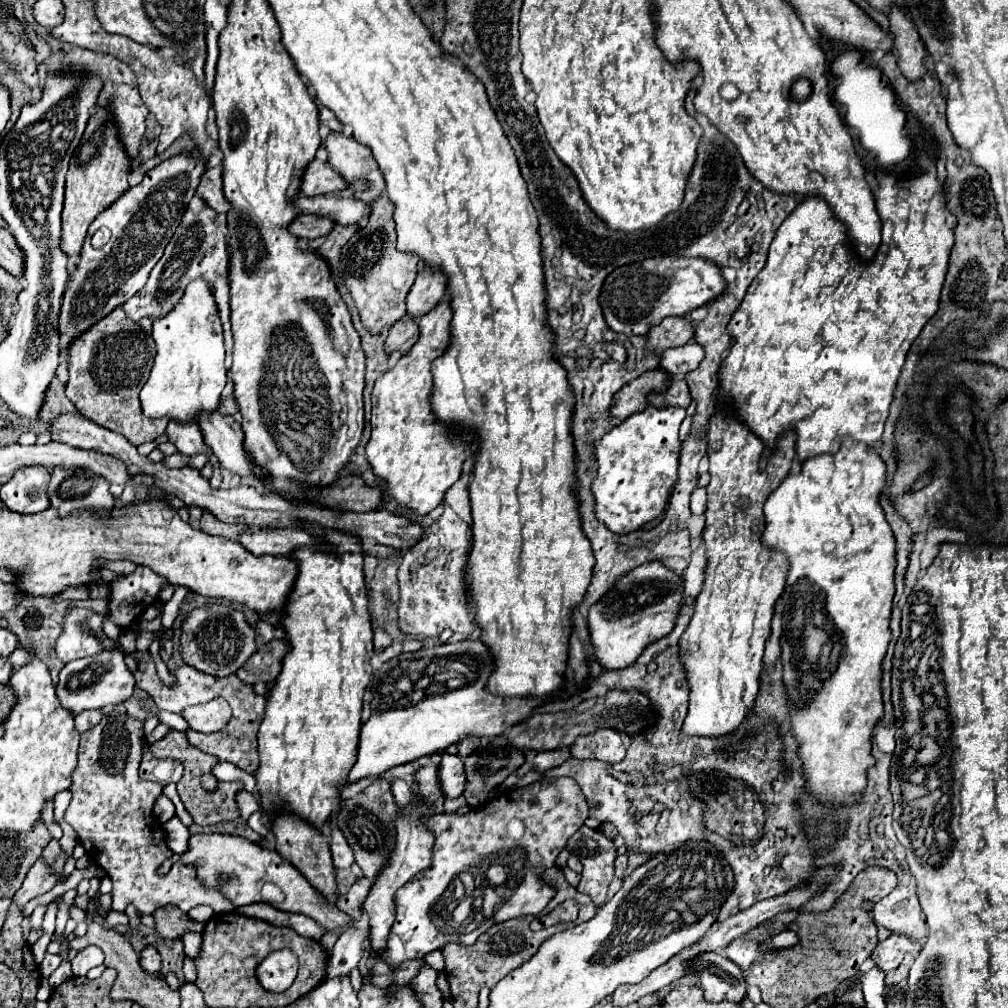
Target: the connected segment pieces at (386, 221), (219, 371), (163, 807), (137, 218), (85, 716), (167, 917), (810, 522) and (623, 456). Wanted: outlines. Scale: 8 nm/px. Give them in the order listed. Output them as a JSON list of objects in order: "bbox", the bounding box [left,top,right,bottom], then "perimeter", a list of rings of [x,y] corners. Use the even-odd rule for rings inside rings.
[{"bbox":[340,195,418,333],"perimeter":[[[380,195],[372,203],[372,215],[368,225],[362,227],[342,249],[340,257],[340,275],[344,285],[352,293],[352,299],[360,311],[362,325],[370,333],[386,331],[394,321],[406,315],[406,295],[414,285],[418,273],[418,255],[402,253],[396,249],[396,231],[394,231],[394,205],[386,195]]]},{"bbox":[140,279,226,423],"perimeter":[[[194,279],[188,283],[184,295],[172,311],[154,321],[152,337],[156,341],[158,355],[150,379],[140,393],[144,415],[152,419],[170,417],[186,423],[196,419],[202,411],[216,411],[220,393],[226,385],[224,329],[220,323],[218,303],[204,279]]]},{"bbox":[153,793,175,824],"perimeter":[[[163,793],[158,797],[153,807],[154,817],[162,824],[175,815],[175,806]]]},{"bbox":[58,151,206,361],"perimeter":[[[182,151],[150,169],[136,187],[130,187],[120,201],[104,209],[90,225],[80,261],[68,279],[58,317],[60,357],[64,361],[68,359],[68,349],[74,339],[78,339],[84,331],[88,331],[116,307],[124,305],[142,289],[148,273],[158,263],[164,247],[172,239],[174,229],[178,227],[186,205],[194,197],[198,179],[204,171],[206,165],[196,151]],[[102,227],[110,231],[110,239],[96,249],[92,245],[92,237]]]},{"bbox":[76,709,102,733],"perimeter":[[[92,709],[92,711],[82,711],[80,715],[76,715],[76,729],[80,733],[92,729],[94,725],[98,725],[102,719],[102,711],[100,709]]]},{"bbox":[152,905,204,939],"perimeter":[[[166,905],[164,909],[158,909],[156,913],[152,913],[152,917],[156,921],[156,931],[166,939],[182,939],[182,935],[188,931],[194,933],[204,931],[204,923],[190,919],[174,905]]]},{"bbox":[762,437,896,799],"perimeter":[[[852,437],[842,439],[842,447],[836,455],[816,455],[806,459],[800,465],[800,471],[790,471],[784,481],[768,495],[764,501],[764,515],[766,515],[766,529],[762,533],[764,545],[772,549],[780,549],[786,553],[790,561],[790,573],[786,579],[786,597],[784,597],[784,619],[782,619],[782,637],[780,637],[780,647],[782,647],[782,663],[784,663],[784,683],[788,687],[788,697],[790,697],[790,715],[792,715],[792,729],[796,733],[796,739],[800,743],[800,759],[804,763],[804,775],[806,775],[806,789],[824,799],[860,799],[864,785],[866,785],[866,769],[874,763],[874,757],[870,755],[870,737],[872,731],[878,723],[878,719],[884,713],[882,705],[882,693],[880,693],[880,677],[882,677],[882,659],[886,655],[886,647],[892,639],[890,633],[890,611],[892,611],[892,597],[894,597],[894,567],[896,567],[896,557],[894,557],[894,537],[890,525],[884,521],[882,507],[878,505],[880,501],[880,491],[884,489],[886,483],[886,465],[876,455],[866,443],[858,443]],[[808,625],[820,627],[828,633],[828,641],[824,643],[820,655],[814,655],[808,641],[806,641],[806,627]]]},{"bbox":[592,407,686,533],"perimeter":[[[652,407],[630,415],[620,425],[614,425],[596,443],[596,477],[592,481],[594,513],[612,533],[630,533],[640,525],[658,519],[666,507],[668,491],[678,479],[680,441],[678,429],[686,411],[682,407]]]}]

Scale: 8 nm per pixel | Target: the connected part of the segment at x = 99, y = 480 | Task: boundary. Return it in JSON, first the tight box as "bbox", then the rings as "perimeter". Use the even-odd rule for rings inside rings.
{"bbox":[48,467,114,513],"perimeter":[[[56,467],[48,485],[48,497],[60,513],[72,513],[72,509],[112,509],[114,497],[108,487],[110,483],[90,469]]]}

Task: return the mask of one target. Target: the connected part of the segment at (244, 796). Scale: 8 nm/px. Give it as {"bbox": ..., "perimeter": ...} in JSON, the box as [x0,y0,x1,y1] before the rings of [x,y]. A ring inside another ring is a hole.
{"bbox":[238,791,260,821],"perimeter":[[[240,791],[240,795],[238,795],[238,807],[240,807],[240,815],[242,815],[244,821],[248,821],[248,817],[250,817],[254,811],[260,809],[260,805],[258,805],[256,799],[254,799],[254,795],[248,793],[248,791]]]}

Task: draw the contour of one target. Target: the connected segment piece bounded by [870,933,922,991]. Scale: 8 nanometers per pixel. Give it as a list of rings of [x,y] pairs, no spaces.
[[[900,933],[888,935],[884,941],[880,941],[874,947],[870,957],[876,963],[876,967],[880,967],[884,971],[886,987],[906,991],[908,969],[914,963],[914,959],[918,957],[920,949],[922,949],[920,943],[916,943],[914,939],[900,935]]]

